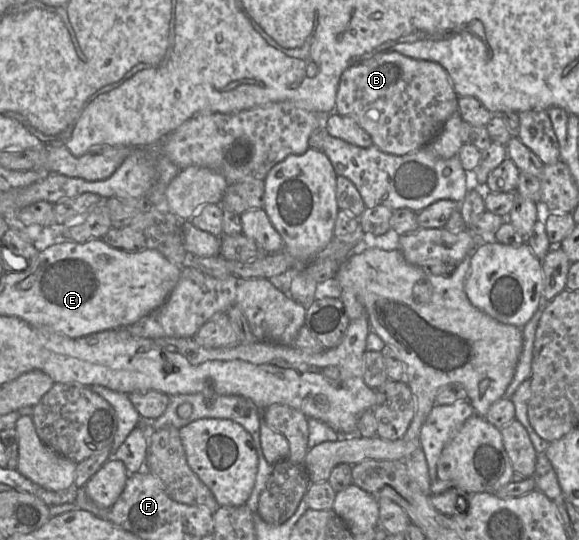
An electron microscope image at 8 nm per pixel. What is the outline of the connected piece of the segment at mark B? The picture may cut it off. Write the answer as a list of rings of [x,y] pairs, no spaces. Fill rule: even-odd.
[[[388,51],[342,73],[335,112],[354,119],[383,152],[404,155],[426,146],[438,135],[444,123],[458,111],[458,97],[439,63]]]

